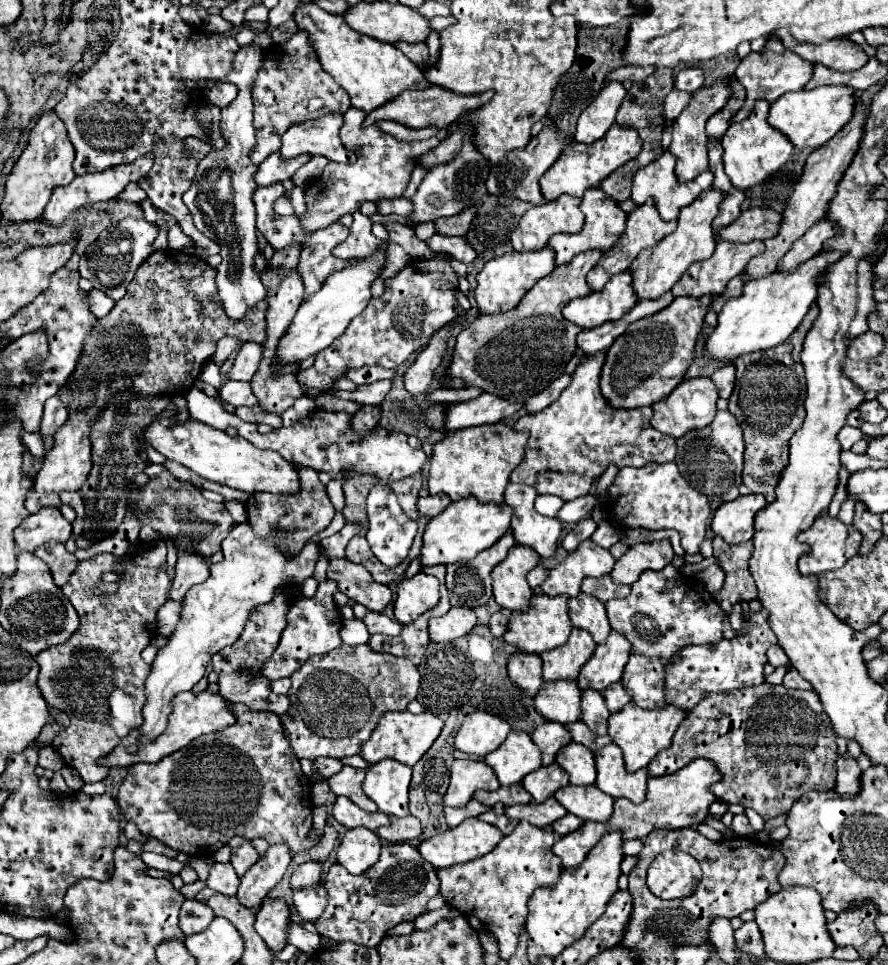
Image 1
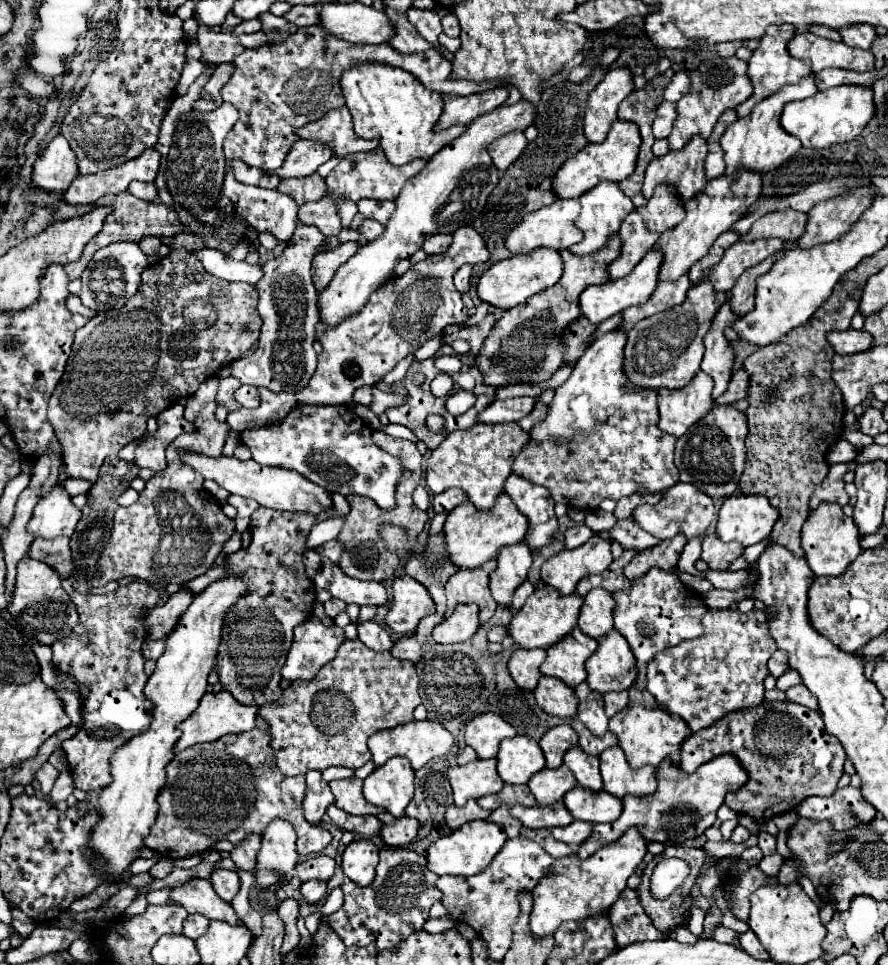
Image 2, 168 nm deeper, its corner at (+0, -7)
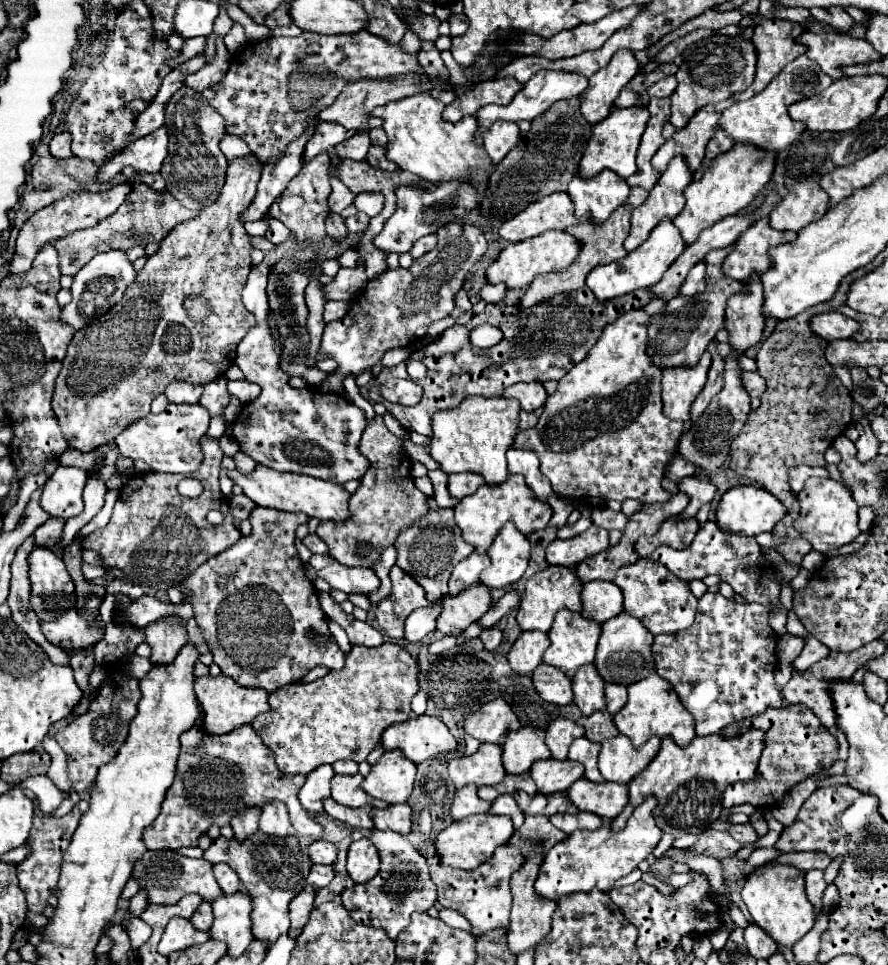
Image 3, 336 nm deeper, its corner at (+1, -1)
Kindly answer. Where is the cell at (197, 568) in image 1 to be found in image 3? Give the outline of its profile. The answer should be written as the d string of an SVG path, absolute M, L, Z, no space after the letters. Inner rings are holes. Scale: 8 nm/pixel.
M164 617L146 625L144 635L146 643L152 649L152 665L168 665L178 655L178 649L182 649L182 645L188 643L186 621L174 617Z

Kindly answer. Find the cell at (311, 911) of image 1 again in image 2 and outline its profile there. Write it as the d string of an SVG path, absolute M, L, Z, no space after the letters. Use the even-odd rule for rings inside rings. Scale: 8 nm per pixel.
M307 881L301 885L299 891L307 903L317 905L317 901L321 901L327 895L327 883L325 881Z

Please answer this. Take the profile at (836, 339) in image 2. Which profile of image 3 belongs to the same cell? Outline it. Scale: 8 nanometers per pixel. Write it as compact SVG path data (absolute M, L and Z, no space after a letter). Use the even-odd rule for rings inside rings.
M830 311L830 313L812 315L810 329L814 329L814 333L818 333L818 337L826 341L834 341L834 339L848 339L854 331L860 329L860 325L850 317Z

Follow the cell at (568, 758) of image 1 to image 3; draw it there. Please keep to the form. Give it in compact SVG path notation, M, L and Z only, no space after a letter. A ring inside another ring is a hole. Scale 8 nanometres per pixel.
M578 737L570 745L568 759L584 763L584 767L586 767L584 777L586 779L588 777L600 777L600 771L598 771L598 753L600 753L600 745L598 743L592 743L586 737Z

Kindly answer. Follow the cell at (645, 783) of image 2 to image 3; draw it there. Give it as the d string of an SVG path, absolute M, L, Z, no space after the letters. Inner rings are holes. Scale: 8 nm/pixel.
M616 735L602 743L600 751L600 773L606 781L630 783L658 753L660 737L650 737L646 745L634 747L626 735Z

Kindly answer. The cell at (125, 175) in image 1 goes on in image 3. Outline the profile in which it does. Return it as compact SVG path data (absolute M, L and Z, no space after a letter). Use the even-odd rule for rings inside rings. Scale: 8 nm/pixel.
M160 127L154 133L140 137L138 141L128 145L122 153L118 153L112 161L108 161L98 173L98 177L100 181L108 181L116 173L120 173L126 165L132 165L136 171L158 173L166 155L168 155L168 131L166 127Z

